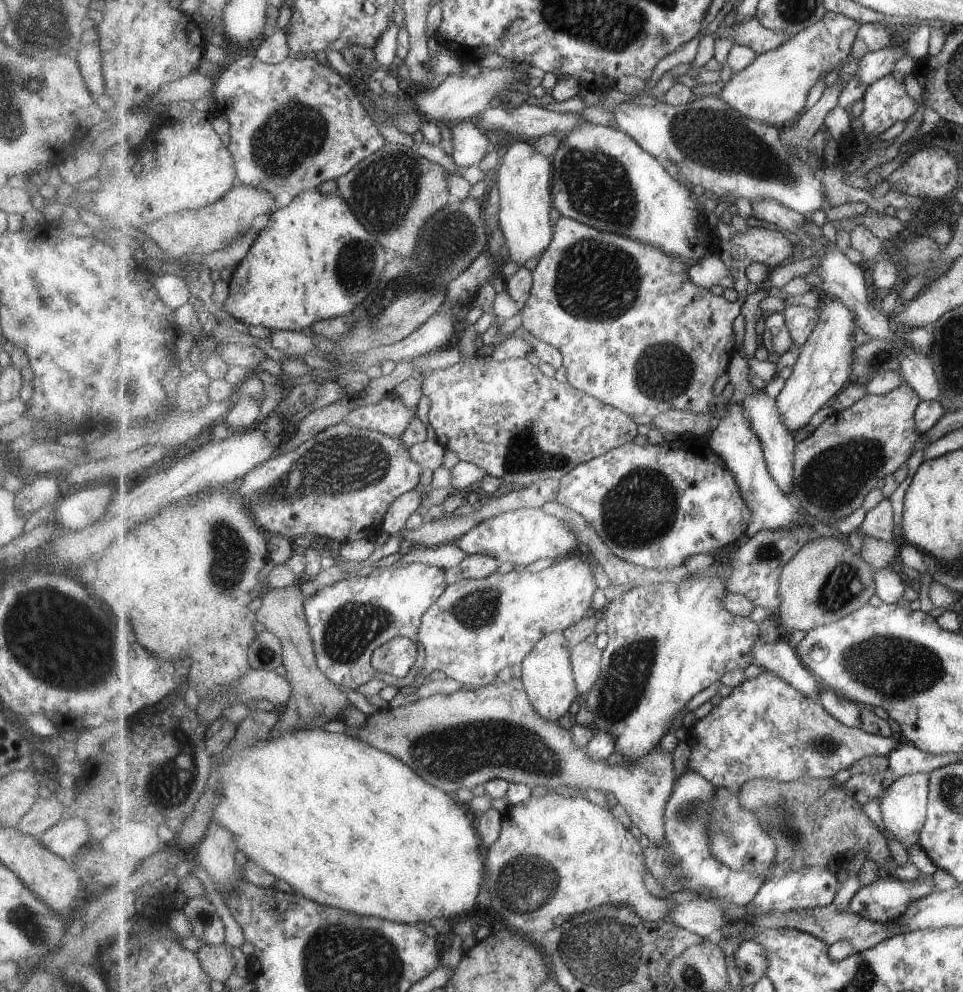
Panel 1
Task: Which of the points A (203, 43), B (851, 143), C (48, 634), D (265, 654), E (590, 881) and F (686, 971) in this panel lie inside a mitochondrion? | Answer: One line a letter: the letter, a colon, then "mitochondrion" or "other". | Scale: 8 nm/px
A: other
B: other
C: mitochondrion
D: mitochondrion
E: other
F: mitochondrion

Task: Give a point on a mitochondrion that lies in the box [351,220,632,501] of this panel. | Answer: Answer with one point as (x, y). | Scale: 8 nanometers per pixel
(522, 456)

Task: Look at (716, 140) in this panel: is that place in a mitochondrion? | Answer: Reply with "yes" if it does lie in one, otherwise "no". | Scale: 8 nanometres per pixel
yes

